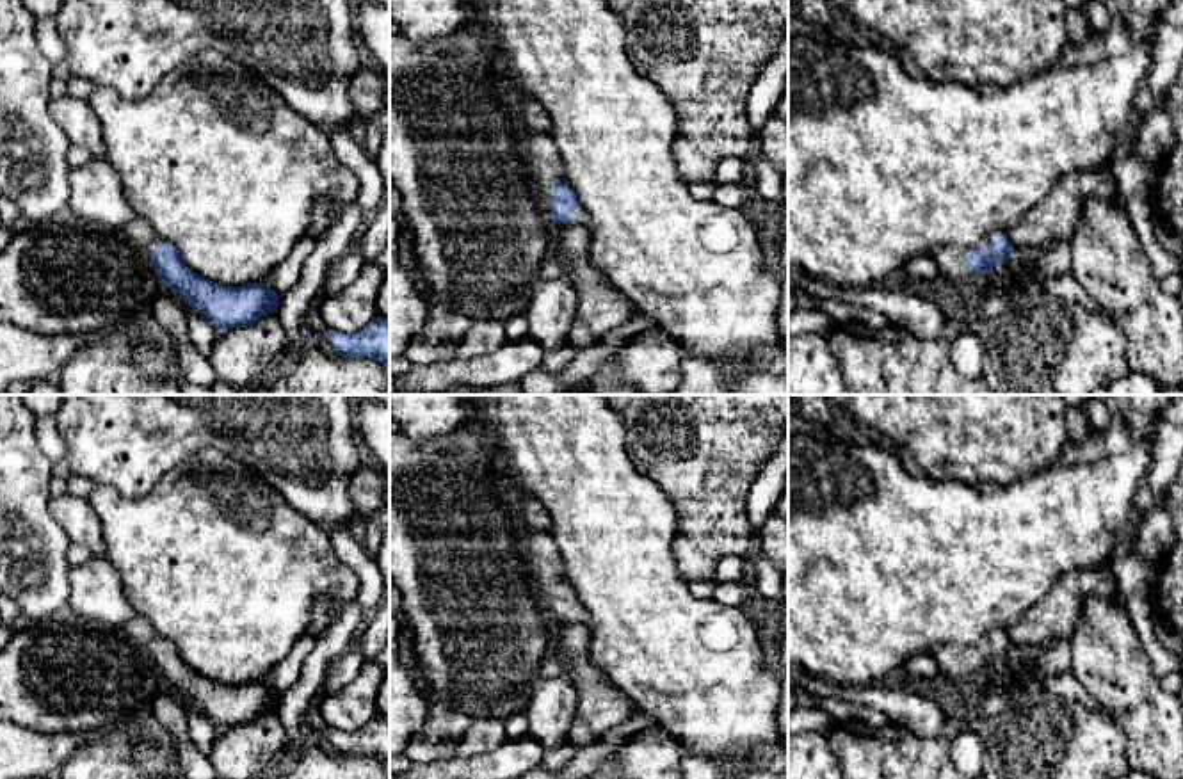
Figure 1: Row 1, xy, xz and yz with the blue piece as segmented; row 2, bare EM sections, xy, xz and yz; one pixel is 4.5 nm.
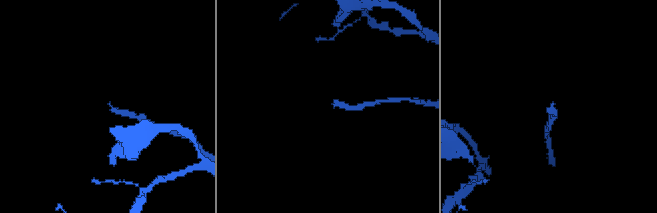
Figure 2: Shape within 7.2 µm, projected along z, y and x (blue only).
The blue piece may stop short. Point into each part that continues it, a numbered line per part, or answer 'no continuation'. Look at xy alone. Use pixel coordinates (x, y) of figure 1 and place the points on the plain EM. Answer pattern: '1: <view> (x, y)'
1: xy (139, 632)

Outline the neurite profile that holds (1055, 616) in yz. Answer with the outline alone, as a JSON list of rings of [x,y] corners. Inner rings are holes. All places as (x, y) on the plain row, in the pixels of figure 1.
[[[1057,580],[1005,633],[1016,651],[1042,651],[1060,638],[1073,638],[1082,619],[1083,594],[1066,580]]]

